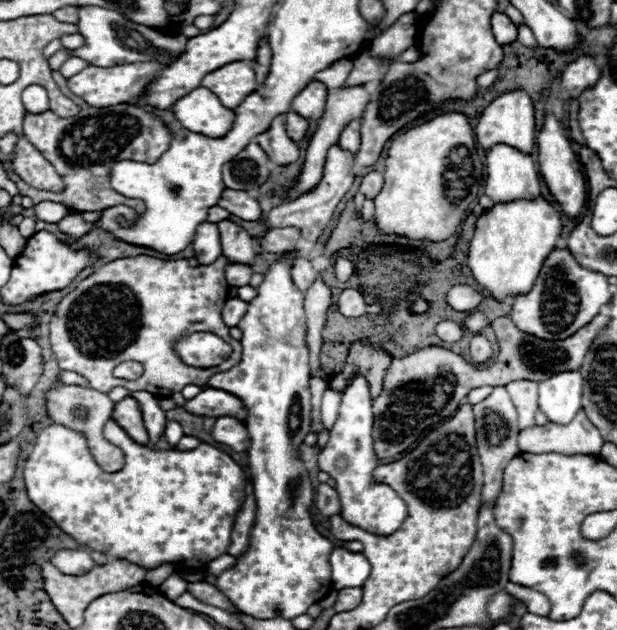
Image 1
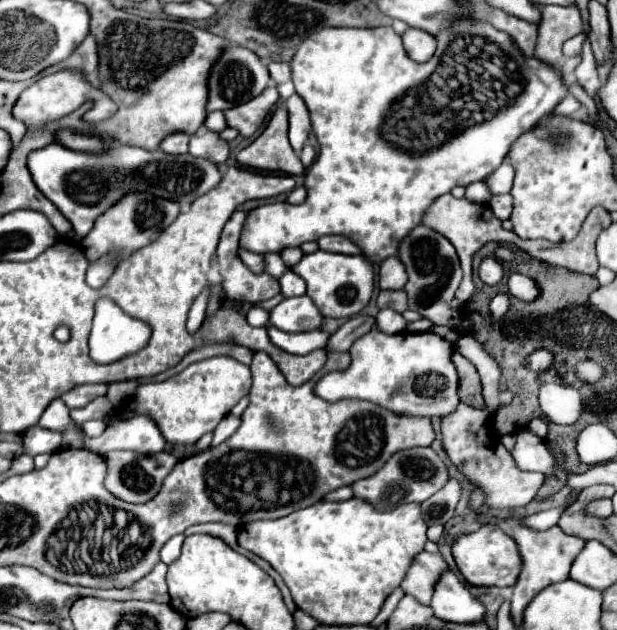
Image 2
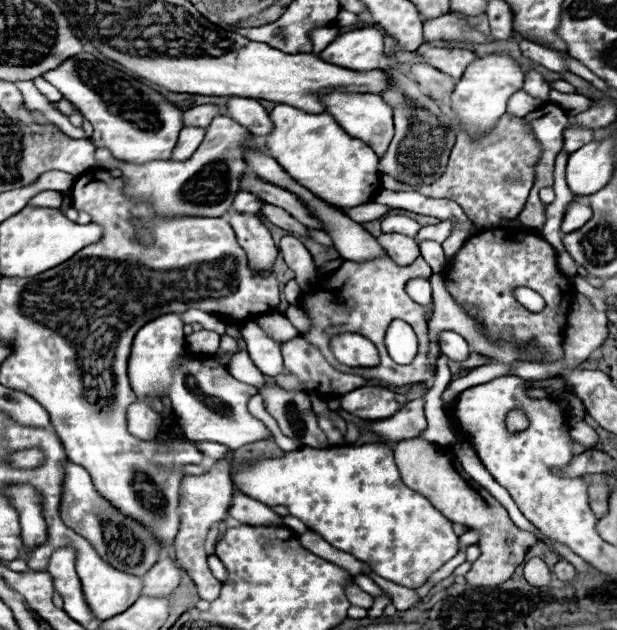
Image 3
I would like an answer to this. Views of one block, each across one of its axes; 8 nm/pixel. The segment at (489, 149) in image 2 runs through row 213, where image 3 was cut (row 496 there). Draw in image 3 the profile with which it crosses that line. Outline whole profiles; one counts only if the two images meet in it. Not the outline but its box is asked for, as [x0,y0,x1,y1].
[232,442,458,588]

